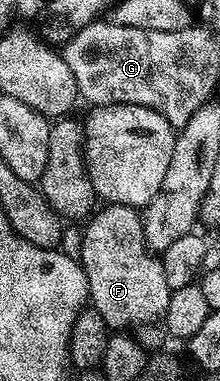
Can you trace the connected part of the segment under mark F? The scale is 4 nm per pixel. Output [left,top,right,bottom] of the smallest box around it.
[77,203,172,350]

